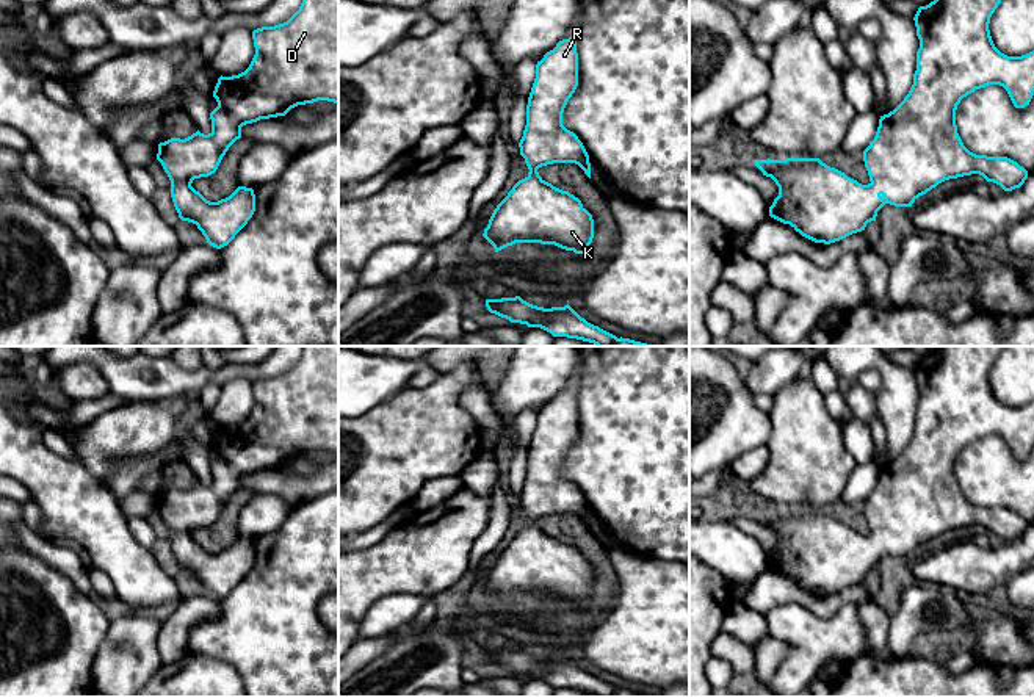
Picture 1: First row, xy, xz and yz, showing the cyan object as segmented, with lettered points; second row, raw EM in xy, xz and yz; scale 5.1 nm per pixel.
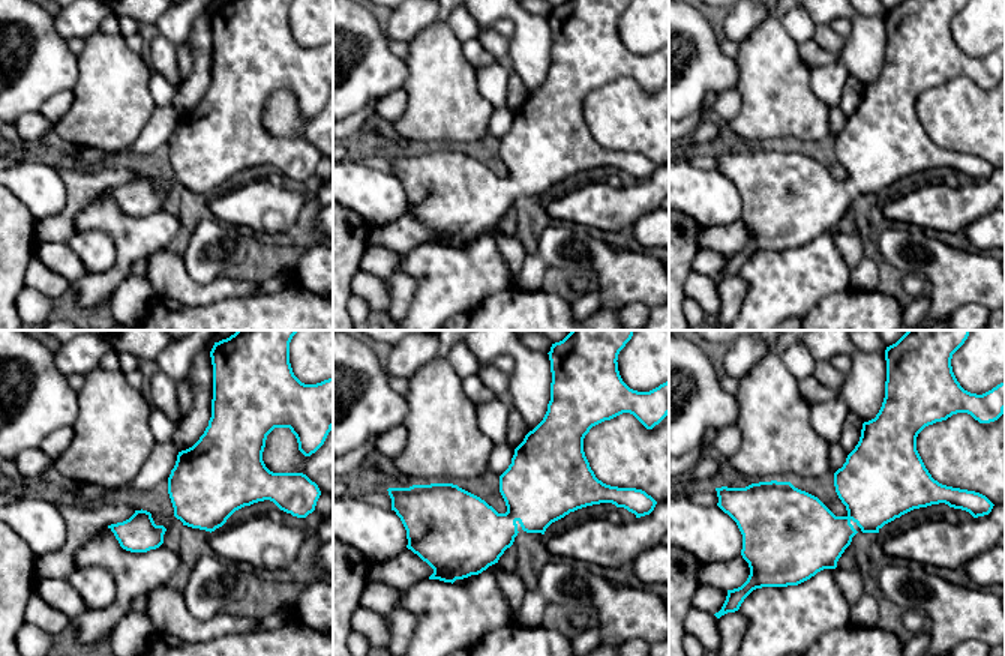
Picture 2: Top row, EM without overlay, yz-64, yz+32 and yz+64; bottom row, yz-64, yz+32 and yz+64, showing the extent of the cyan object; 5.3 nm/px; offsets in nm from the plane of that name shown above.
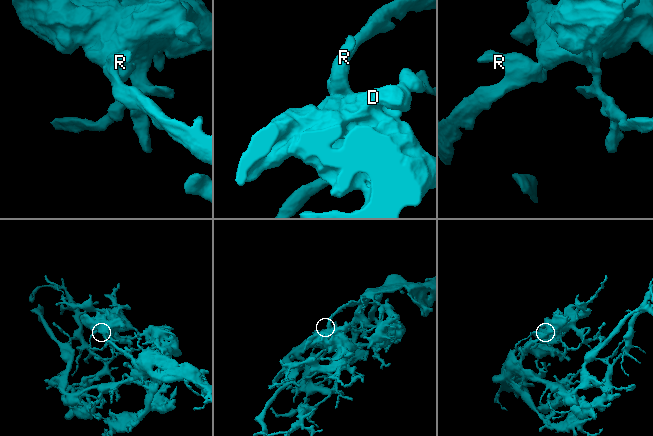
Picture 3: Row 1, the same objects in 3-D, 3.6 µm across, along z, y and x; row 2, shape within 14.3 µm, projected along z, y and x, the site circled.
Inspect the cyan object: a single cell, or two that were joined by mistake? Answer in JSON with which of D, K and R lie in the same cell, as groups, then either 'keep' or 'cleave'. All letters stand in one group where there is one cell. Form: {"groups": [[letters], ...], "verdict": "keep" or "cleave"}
{"groups": [["D", "K", "R"]], "verdict": "keep"}

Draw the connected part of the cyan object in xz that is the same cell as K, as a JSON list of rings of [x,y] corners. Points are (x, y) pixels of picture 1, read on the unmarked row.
[[[569,388],[536,415],[519,493],[530,520],[494,561],[483,587],[495,603],[515,594],[555,595],[584,605],[594,589],[592,565],[581,551],[545,533],[537,520],[575,514],[591,529],[589,506],[578,487],[562,476],[564,459],[578,437],[577,393]]]

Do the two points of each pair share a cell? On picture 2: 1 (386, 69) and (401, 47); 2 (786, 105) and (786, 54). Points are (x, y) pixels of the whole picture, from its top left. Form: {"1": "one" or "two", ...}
{"1": "two", "2": "one"}

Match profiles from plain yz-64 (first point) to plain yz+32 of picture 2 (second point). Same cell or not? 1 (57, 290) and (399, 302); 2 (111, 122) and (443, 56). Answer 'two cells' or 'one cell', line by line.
1: two cells
2: one cell

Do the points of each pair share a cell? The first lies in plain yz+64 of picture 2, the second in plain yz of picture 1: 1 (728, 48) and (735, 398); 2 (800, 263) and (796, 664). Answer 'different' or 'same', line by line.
1: different
2: same

